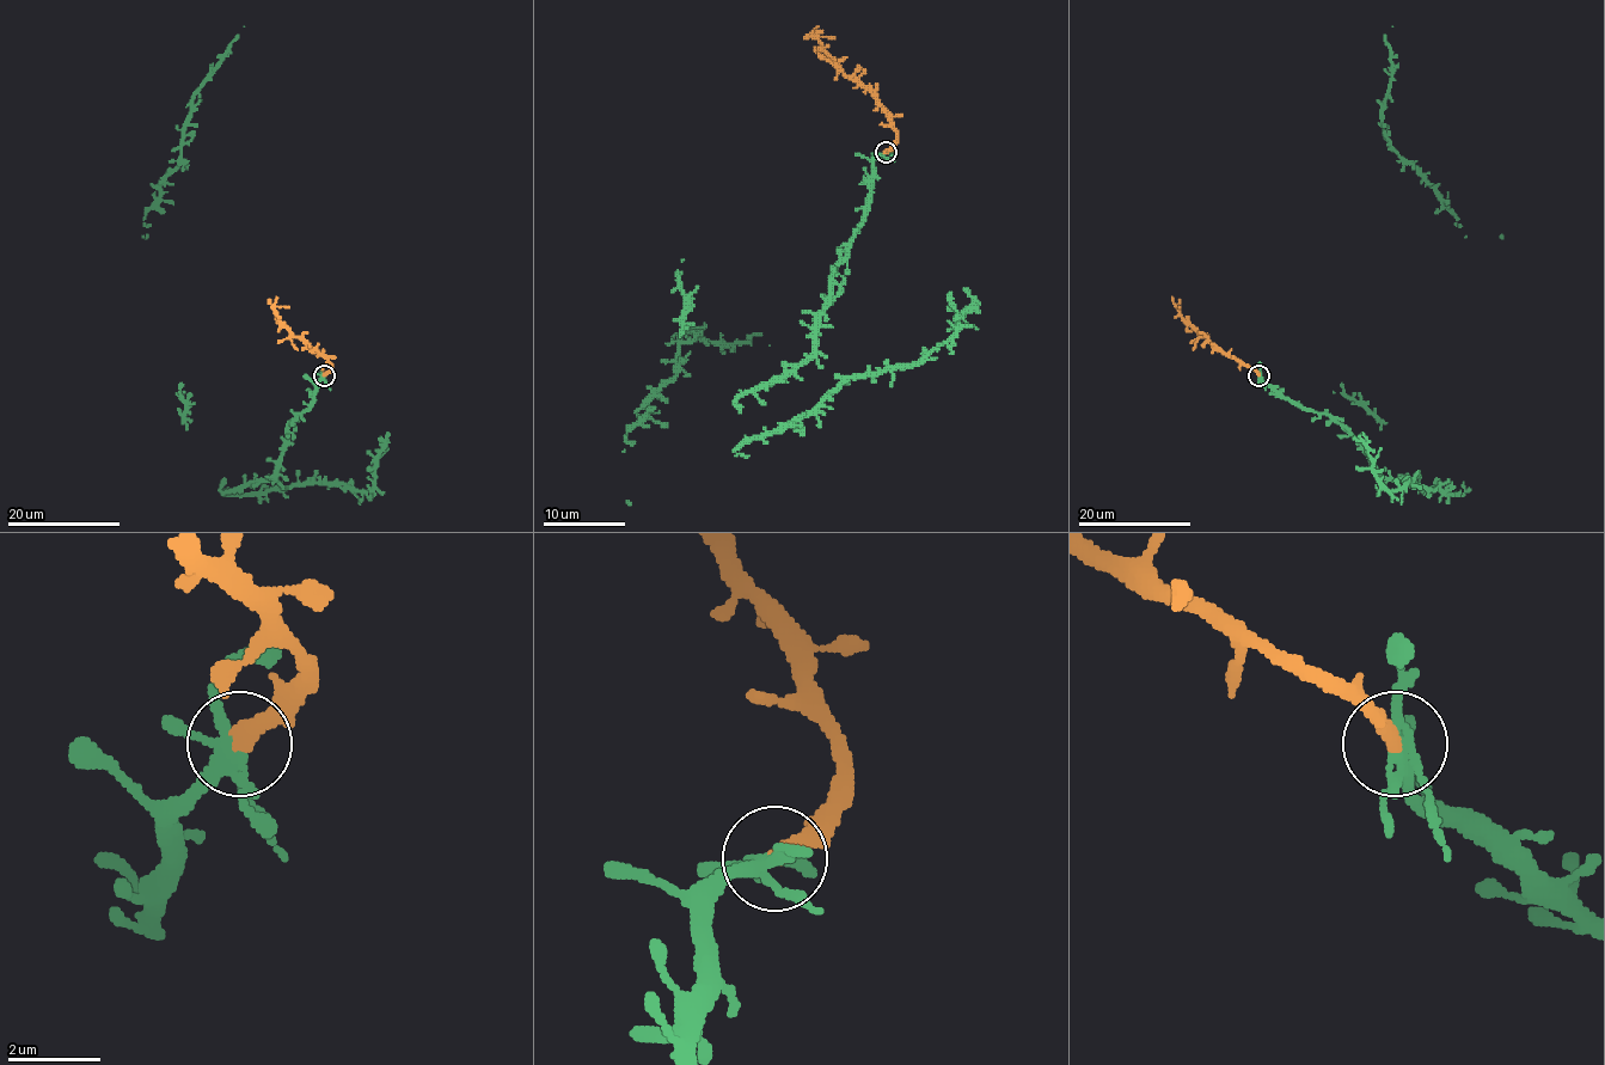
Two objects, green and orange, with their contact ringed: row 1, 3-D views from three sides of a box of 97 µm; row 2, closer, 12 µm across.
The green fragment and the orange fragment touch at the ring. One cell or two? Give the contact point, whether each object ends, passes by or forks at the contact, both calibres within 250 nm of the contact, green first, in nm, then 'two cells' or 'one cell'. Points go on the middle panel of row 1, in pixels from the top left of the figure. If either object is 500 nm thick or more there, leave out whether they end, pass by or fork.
place (886, 152); green forks; orange ends; calibres 260 and 380 nm; one cell

